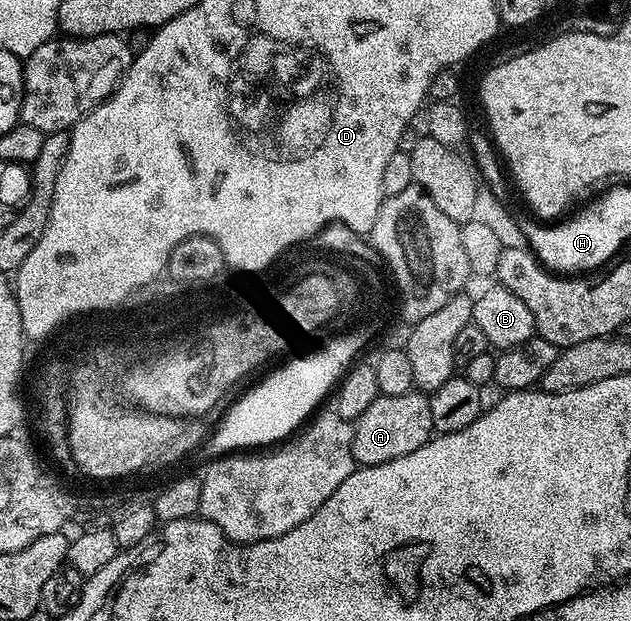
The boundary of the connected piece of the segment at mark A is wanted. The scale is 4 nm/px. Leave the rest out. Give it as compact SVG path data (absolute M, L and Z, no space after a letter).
M411 392L404 396L379 394L354 422L352 456L358 466L384 464L388 460L408 456L408 452L416 452L416 448L429 442L433 434L432 408L425 393Z

